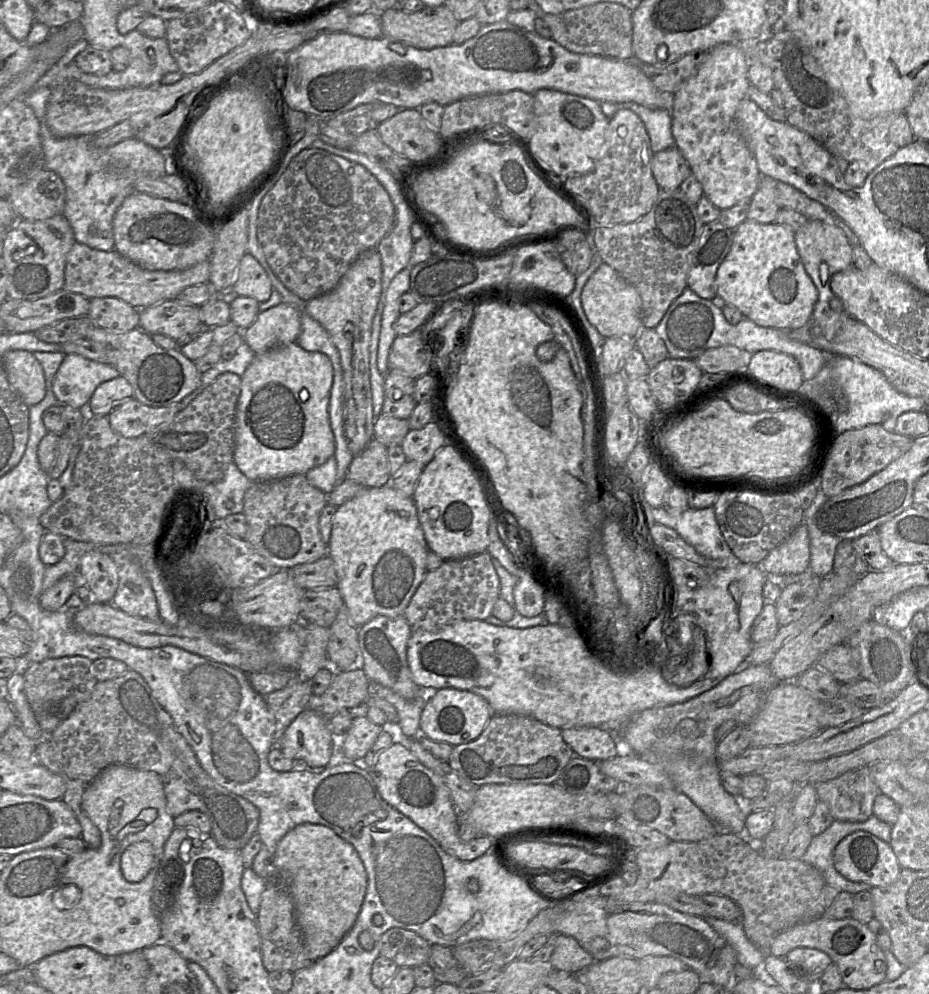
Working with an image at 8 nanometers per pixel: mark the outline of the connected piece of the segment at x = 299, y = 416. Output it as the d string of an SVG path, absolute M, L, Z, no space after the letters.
M297 342L256 354L241 376L241 392L234 424L233 462L251 481L272 481L306 474L335 454L335 437L330 425L329 402L333 383L330 358L321 352L306 351Z

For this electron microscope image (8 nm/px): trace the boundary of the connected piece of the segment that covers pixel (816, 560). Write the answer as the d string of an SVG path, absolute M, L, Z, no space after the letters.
M820 487L803 515L803 523L808 527L810 540L809 570L820 577L833 570L836 548L842 541L839 537L822 532L816 524L816 514L827 499Z

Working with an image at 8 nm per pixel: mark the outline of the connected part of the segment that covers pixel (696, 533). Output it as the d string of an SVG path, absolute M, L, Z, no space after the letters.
M652 507L656 523L674 529L688 544L703 556L715 561L718 567L742 563L725 541L714 508L688 508L679 515L671 515L662 507Z

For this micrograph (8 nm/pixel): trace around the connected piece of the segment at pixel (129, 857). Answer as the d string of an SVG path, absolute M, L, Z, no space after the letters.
M140 841L130 845L122 854L121 871L131 883L141 882L153 867L154 849L150 842Z

